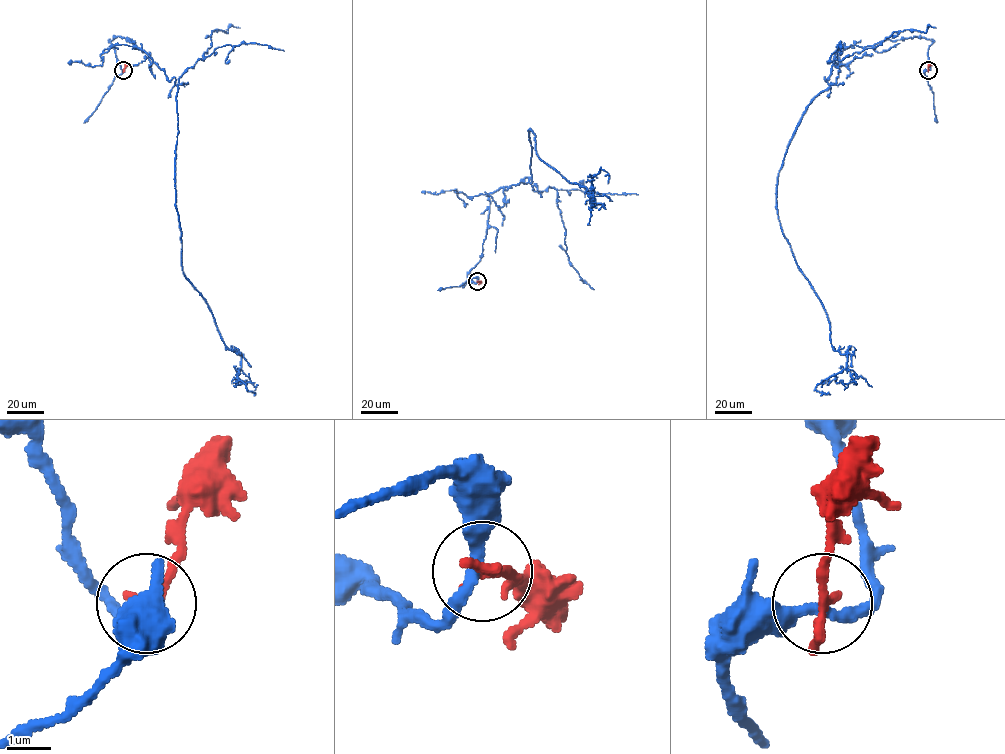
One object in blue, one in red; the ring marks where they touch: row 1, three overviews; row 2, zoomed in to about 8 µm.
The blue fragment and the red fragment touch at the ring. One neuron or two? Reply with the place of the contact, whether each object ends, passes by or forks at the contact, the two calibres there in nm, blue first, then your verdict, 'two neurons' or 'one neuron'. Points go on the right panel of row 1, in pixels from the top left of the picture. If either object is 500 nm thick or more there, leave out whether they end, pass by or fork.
at (928, 70); blue passes by; red passes by; 280 nm thick on the blue side, 240 nm on the other; two neurons

